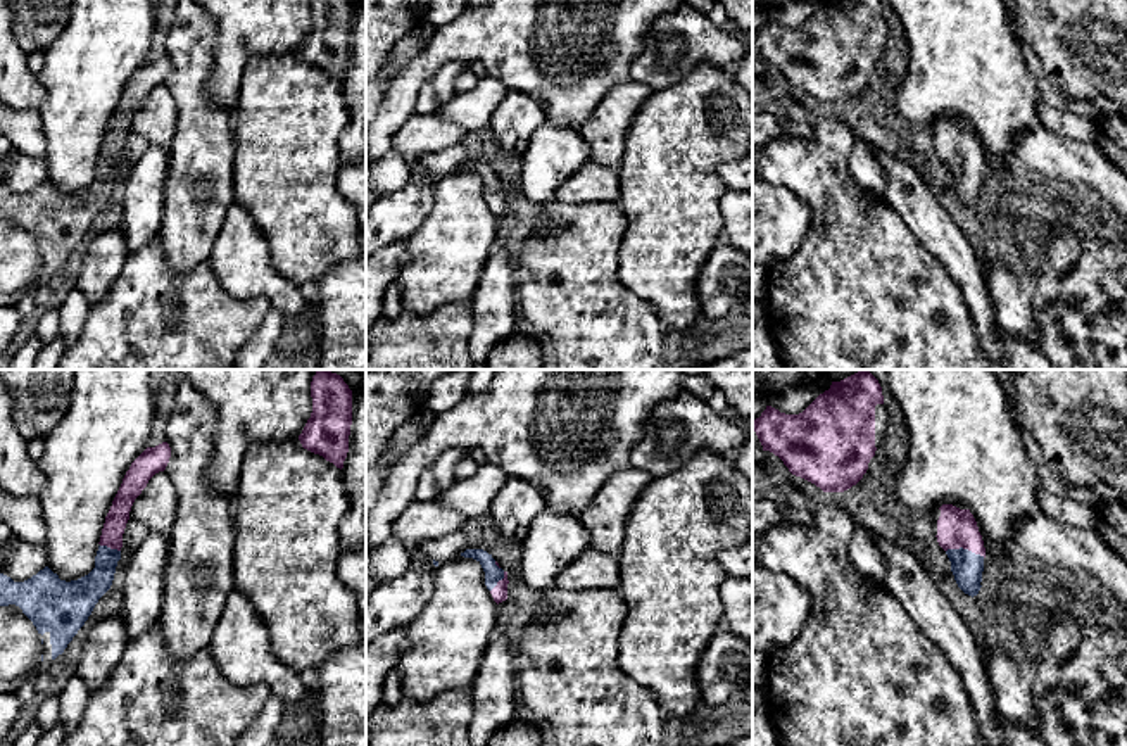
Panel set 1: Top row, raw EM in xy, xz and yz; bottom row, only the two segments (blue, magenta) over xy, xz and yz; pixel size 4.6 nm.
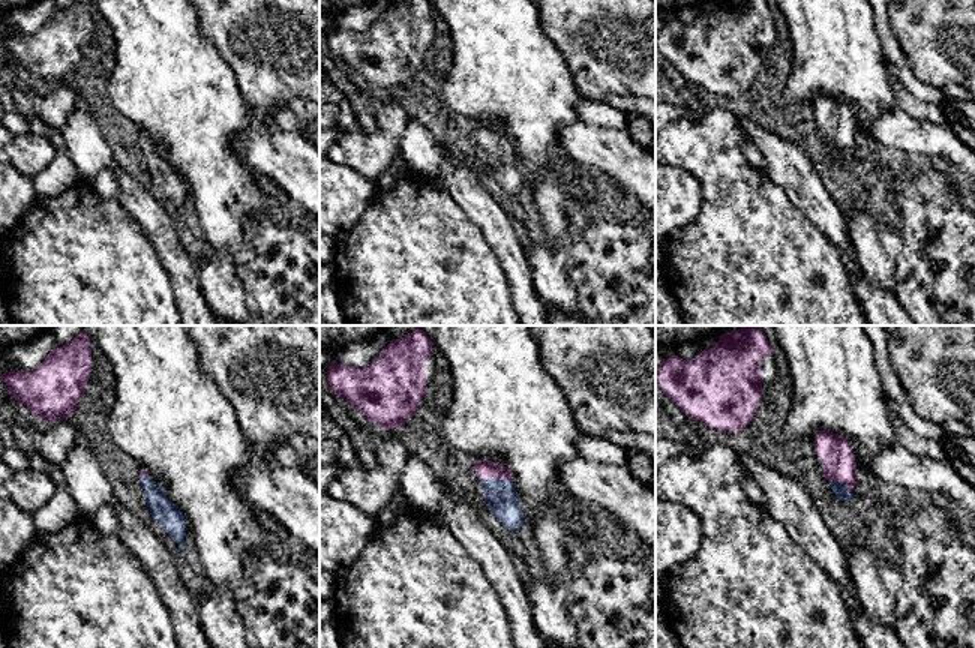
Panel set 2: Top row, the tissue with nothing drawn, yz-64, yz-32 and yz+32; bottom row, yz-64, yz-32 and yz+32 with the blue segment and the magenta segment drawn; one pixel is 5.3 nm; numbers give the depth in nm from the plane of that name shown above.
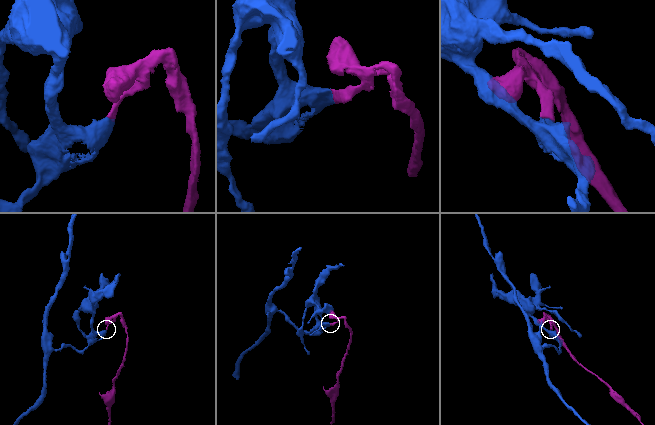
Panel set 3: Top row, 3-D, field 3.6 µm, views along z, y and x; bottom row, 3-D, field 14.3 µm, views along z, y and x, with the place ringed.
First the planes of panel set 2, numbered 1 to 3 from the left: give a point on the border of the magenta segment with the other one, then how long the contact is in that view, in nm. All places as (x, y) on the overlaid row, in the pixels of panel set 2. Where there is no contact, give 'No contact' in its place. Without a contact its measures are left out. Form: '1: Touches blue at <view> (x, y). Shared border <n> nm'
1: Touches blue at yz-64 (144, 477). Shared border 60 nm
2: Touches blue at yz-32 (495, 479). Shared border 170 nm
3: Touches blue at yz+32 (839, 483). Shared border 140 nm

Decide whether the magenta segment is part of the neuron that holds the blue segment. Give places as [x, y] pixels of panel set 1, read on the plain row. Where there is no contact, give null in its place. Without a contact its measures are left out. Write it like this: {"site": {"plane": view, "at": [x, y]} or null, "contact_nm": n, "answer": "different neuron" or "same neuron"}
{"site": {"plane": "yz", "at": [965, 163]}, "contact_nm": 190, "answer": "same neuron"}

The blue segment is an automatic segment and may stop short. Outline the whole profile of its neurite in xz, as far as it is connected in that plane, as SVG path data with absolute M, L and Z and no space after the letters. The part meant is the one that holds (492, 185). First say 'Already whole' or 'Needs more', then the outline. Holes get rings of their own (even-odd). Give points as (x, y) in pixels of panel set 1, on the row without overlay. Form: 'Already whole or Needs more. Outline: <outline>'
Needs more. Outline: M466 162L461 169L473 171L482 178L485 185L485 199L497 218L507 212L507 185L499 180L492 168L483 162Z

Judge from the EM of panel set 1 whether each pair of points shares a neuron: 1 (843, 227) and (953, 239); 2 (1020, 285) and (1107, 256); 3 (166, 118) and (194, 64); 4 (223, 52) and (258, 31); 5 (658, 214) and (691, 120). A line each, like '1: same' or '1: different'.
1: different
2: different
3: different
4: same
5: same

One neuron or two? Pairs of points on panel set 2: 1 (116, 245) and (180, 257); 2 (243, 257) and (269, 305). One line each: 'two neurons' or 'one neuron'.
1: two neurons
2: one neuron

